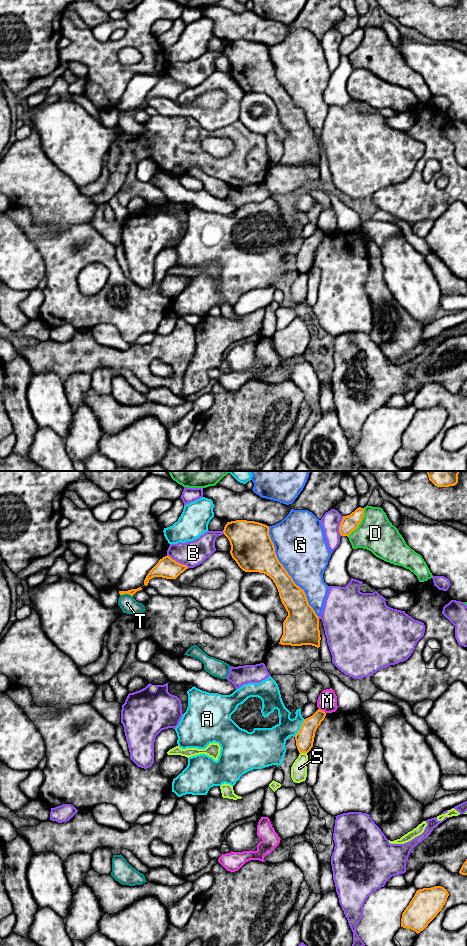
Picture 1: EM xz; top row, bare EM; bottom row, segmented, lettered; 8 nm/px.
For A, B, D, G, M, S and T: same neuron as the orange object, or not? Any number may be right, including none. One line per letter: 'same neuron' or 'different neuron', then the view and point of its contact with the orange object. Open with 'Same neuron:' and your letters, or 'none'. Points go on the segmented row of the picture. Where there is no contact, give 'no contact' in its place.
Same neuron: none
A: different neuron | xz (300, 728)
B: different neuron | xz (177, 562)
D: different neuron | xz (360, 522)
G: different neuron | xz (287, 572)
M: different neuron | xz (321, 710)
S: different neuron | xz (303, 752)
T: different neuron | xz (126, 593)

